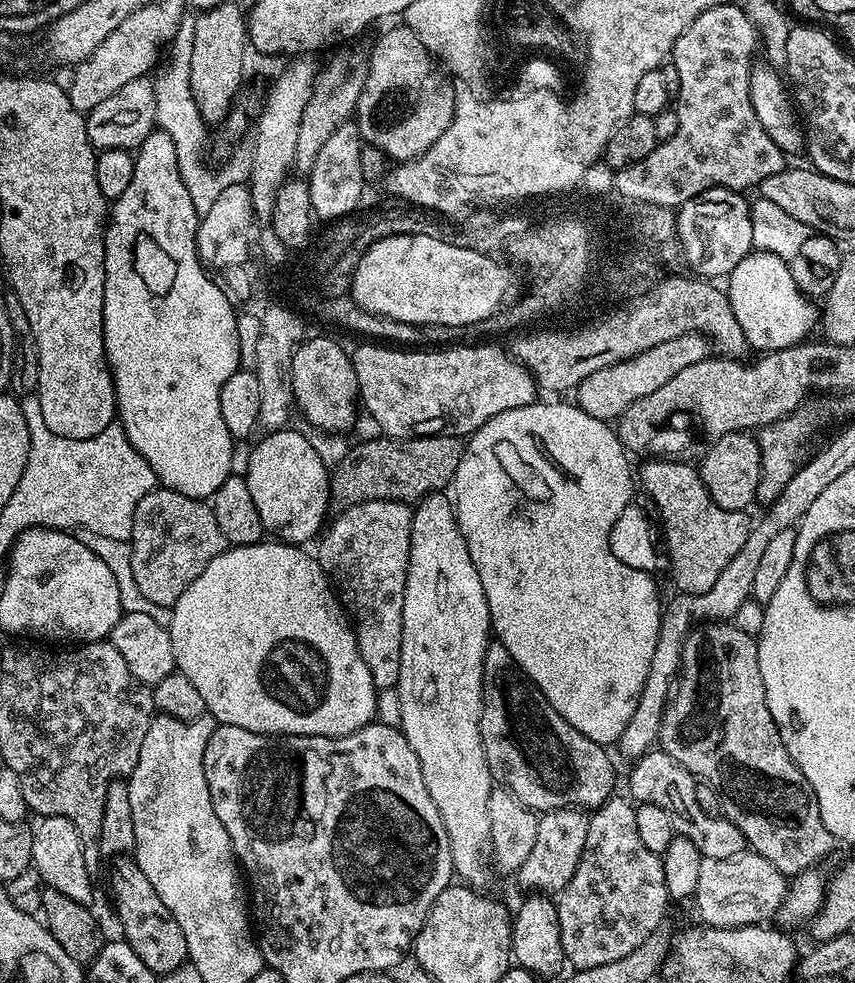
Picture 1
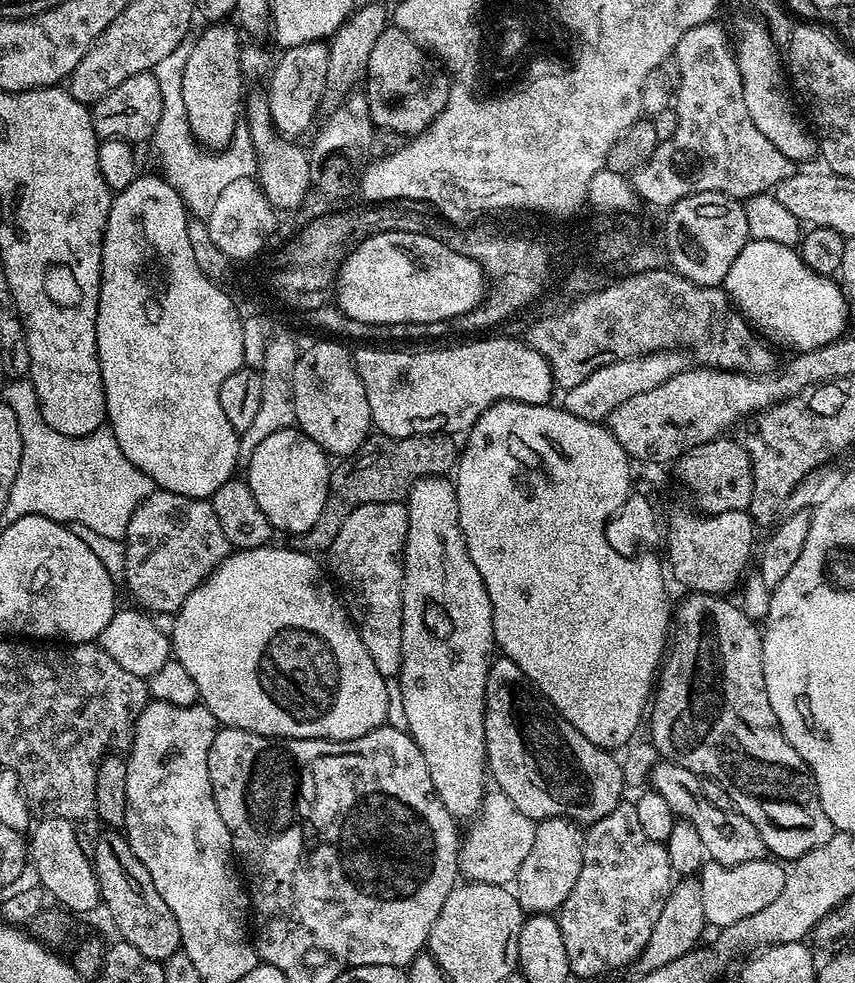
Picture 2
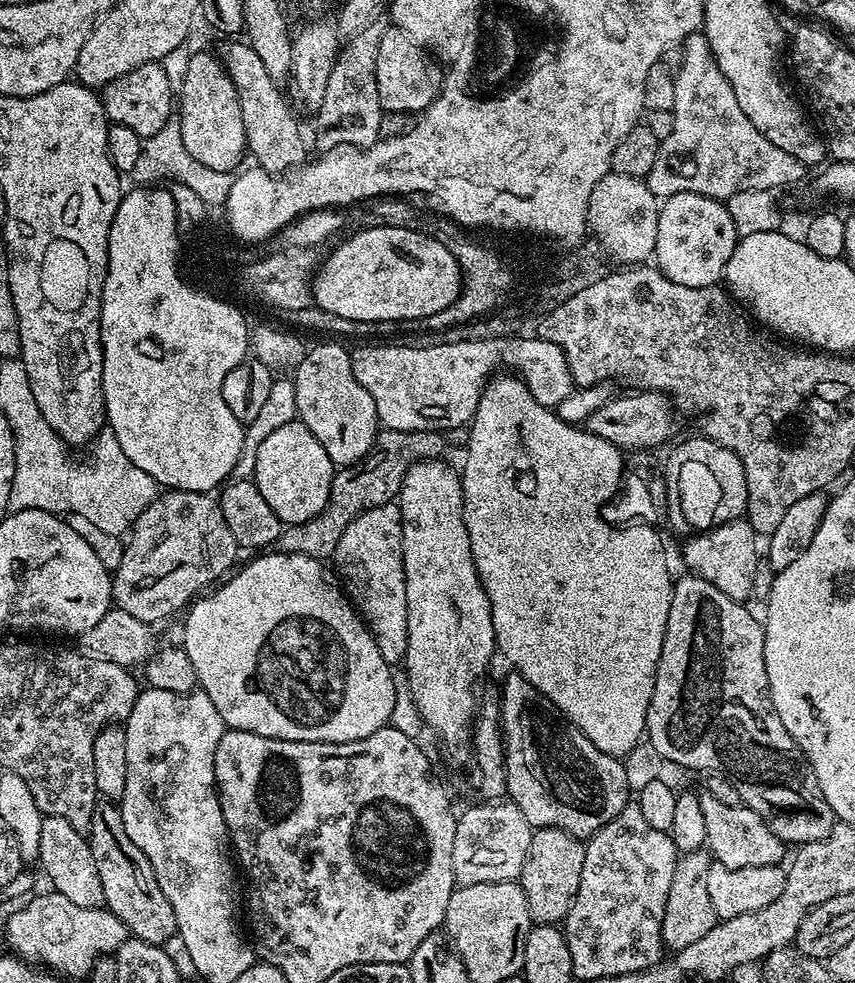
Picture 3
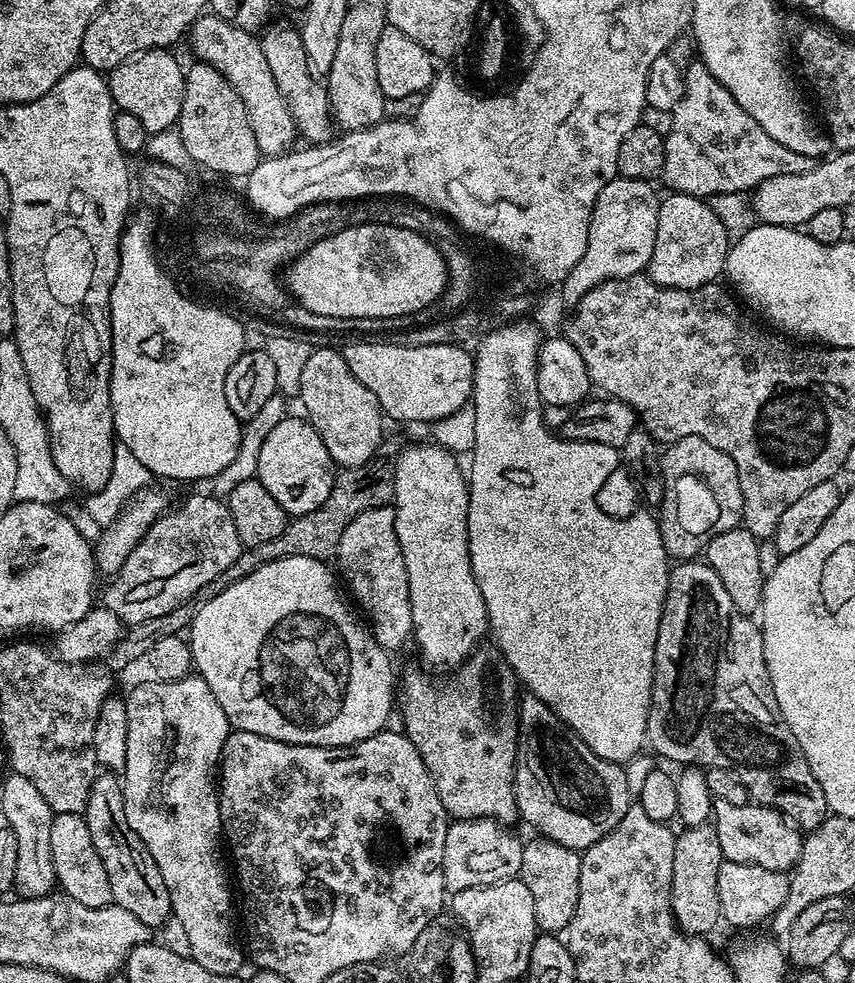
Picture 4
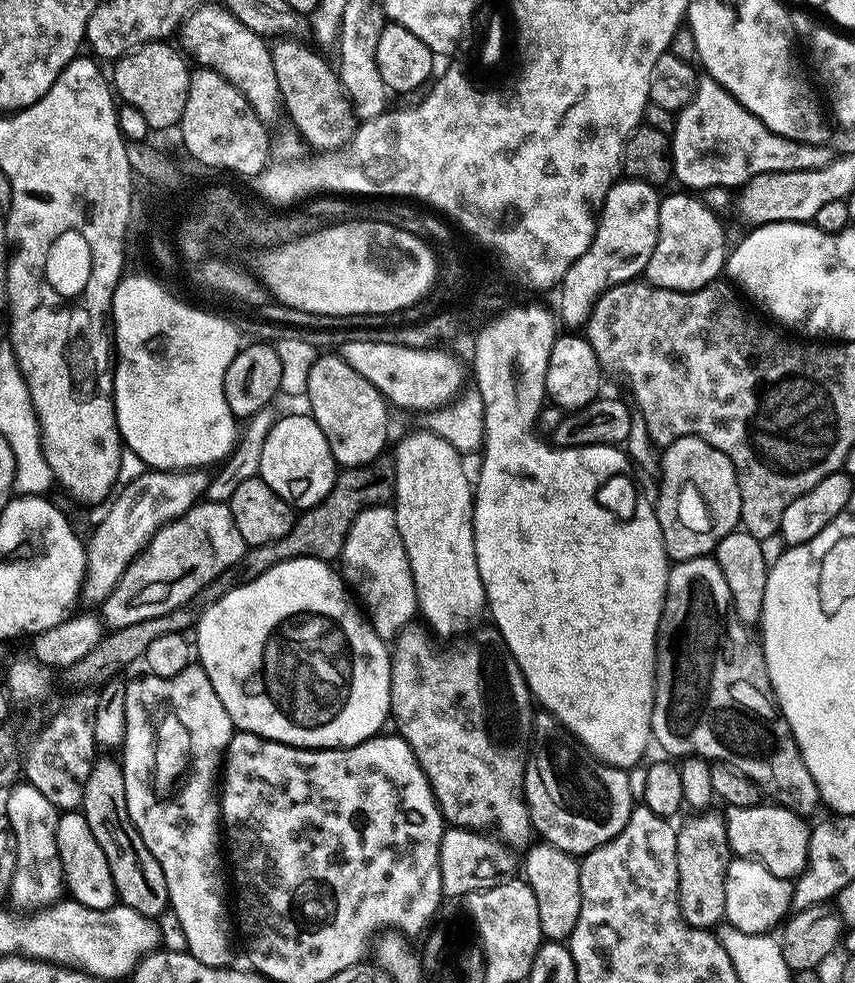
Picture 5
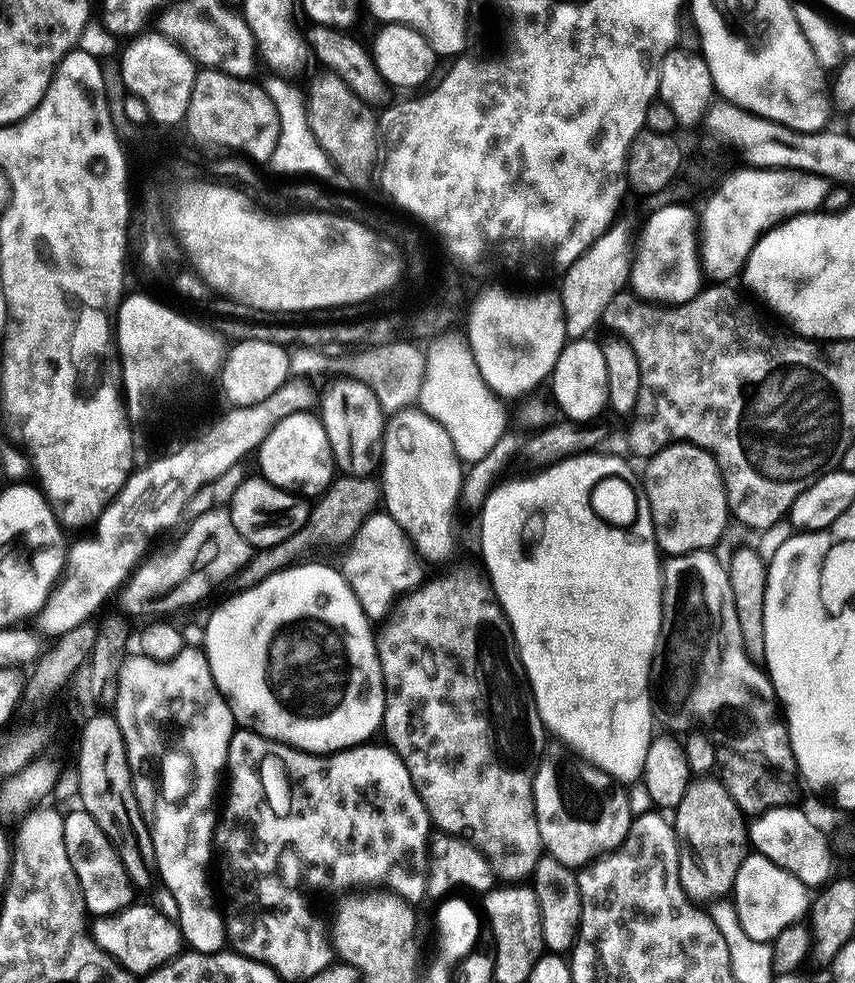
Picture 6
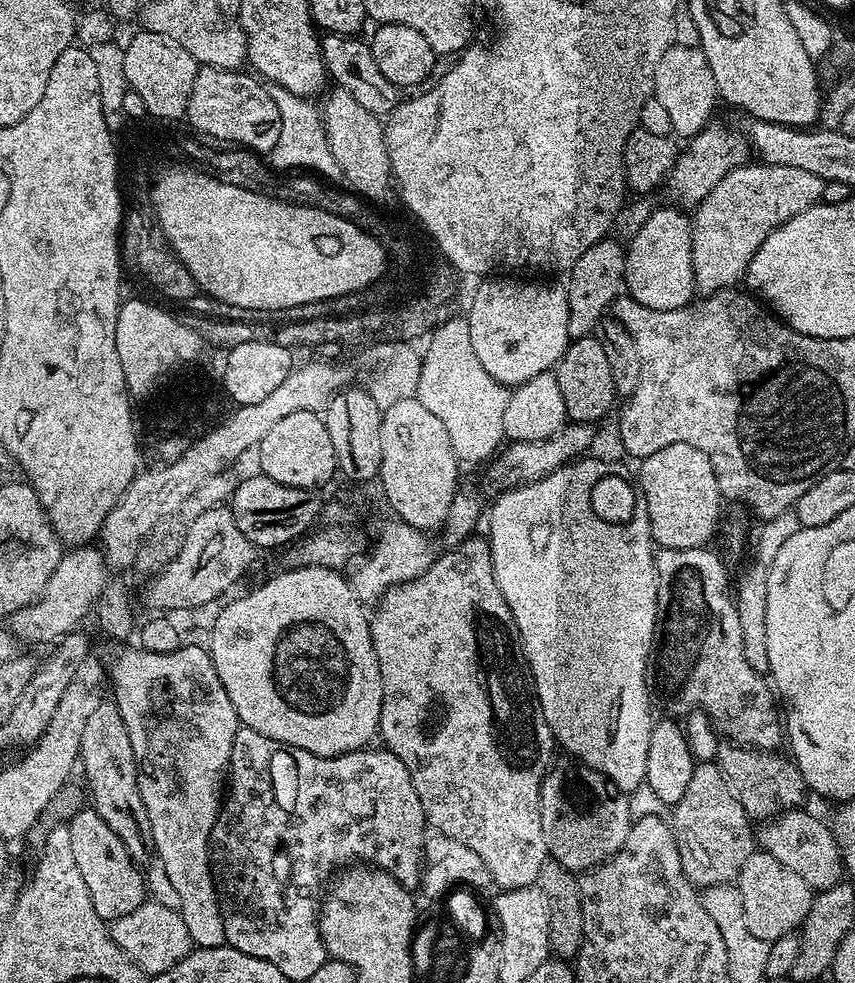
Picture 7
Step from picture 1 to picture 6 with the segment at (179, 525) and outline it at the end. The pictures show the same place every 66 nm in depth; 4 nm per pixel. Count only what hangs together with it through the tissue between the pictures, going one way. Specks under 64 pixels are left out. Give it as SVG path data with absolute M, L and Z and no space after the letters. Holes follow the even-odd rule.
M227 507L215 508L201 516L193 516L190 523L192 525L177 538L173 548L168 548L165 552L154 553L153 551L136 565L135 571L124 581L118 593L118 601L120 600L121 608L119 611L125 617L150 616L146 618L152 618L155 617L152 616L155 612L176 612L179 608L188 608L191 604L206 599L215 588L219 589L252 557L254 549L246 542L246 538L242 538L242 534L238 534Z

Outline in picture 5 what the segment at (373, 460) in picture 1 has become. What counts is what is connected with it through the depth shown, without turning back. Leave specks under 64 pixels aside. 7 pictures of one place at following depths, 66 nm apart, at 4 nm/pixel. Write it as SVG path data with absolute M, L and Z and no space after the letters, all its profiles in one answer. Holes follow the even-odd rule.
M381 458L357 468L344 468L337 475L336 481L329 487L326 498L315 501L310 508L303 509L292 523L292 528L286 530L286 534L282 534L282 538L278 538L274 542L245 547L242 558L238 558L238 562L234 562L234 566L222 570L222 574L218 574L218 578L214 578L214 582L206 582L206 586L202 586L202 590L198 590L198 594L194 594L194 598L190 598L190 602L186 602L189 626L195 629L196 623L200 621L200 615L210 606L214 606L214 602L226 598L226 594L230 594L230 590L234 590L246 582L254 582L254 578L262 578L262 574L266 574L266 570L270 570L282 562L290 562L298 558L314 558L325 562L335 561L344 549L346 534L350 530L354 518L358 518L358 514L362 514L362 510L377 508L379 504L388 504L393 499L395 487L396 466L391 459Z

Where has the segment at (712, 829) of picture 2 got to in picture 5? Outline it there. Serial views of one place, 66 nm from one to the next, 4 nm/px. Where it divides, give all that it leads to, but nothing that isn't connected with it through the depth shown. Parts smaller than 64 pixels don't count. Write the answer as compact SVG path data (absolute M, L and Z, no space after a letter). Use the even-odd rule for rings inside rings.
M761 802L753 808L727 809L724 825L728 834L728 847L737 857L755 858L778 878L795 881L808 866L808 847L810 846L810 824L798 812L781 806L779 803Z

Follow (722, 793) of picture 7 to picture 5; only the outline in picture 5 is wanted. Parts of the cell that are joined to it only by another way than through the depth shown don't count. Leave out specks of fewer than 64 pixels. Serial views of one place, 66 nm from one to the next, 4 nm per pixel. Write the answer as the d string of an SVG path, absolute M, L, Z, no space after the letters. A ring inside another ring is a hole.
M704 810L699 814L692 814L692 817L685 822L684 825L679 825L676 834L676 853L678 854L678 890L680 891L680 909L684 915L684 920L690 926L695 928L706 928L709 930L715 929L717 925L724 920L724 903L726 902L726 870L728 869L728 862L730 859L730 849L728 847L728 834L726 832L726 826L724 825L724 816L721 813L710 812L712 810Z

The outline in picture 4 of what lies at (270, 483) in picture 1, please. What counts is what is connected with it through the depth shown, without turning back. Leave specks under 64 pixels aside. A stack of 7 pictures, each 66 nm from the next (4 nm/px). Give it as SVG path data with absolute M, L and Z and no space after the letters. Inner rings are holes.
M285 418L270 430L266 442L262 442L262 451L258 454L258 470L255 479L261 480L262 486L270 490L271 496L282 506L289 517L295 518L302 514L310 514L312 508L317 508L321 500L328 496L330 487L330 472L333 467L330 454L316 433L316 427L307 419L292 420Z

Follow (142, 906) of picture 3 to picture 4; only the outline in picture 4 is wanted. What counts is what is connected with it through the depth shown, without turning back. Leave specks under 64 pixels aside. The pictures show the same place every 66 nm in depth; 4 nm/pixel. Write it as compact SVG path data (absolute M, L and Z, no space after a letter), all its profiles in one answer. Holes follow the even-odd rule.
M97 775L96 781L90 786L82 815L90 830L94 850L98 850L102 866L106 866L112 904L122 910L130 910L130 914L134 914L134 918L138 918L138 922L142 922L149 930L159 929L172 915L170 890L166 890L166 882L162 882L162 874L158 874L158 866L150 850L146 850L142 838L134 834L134 830L130 830L130 822L126 822L124 786L119 775Z

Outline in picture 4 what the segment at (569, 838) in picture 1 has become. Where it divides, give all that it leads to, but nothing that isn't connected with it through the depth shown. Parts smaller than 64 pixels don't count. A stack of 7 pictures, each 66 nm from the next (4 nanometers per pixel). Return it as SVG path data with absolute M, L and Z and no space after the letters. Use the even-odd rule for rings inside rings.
M528 840L522 850L522 866L518 879L534 897L536 927L544 934L560 934L570 926L574 910L578 910L578 878L581 853L553 840Z

